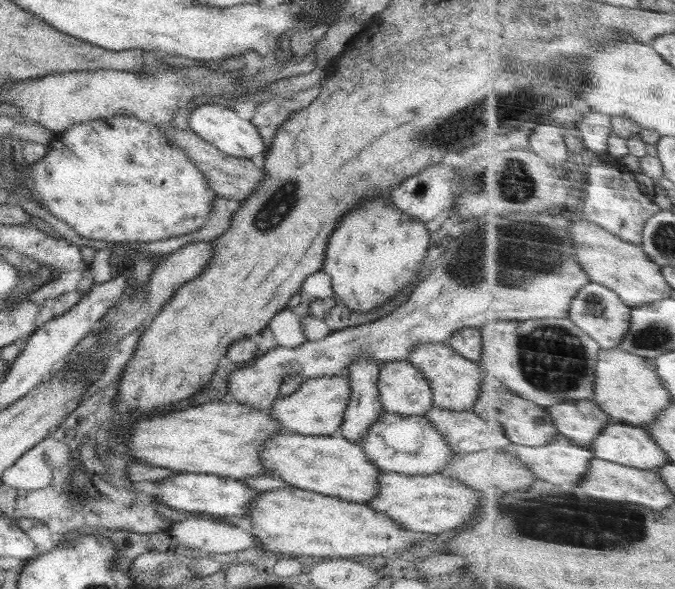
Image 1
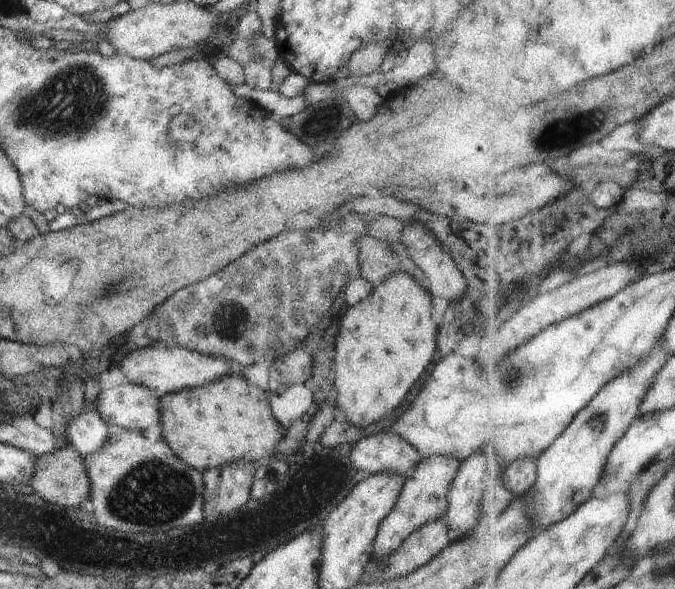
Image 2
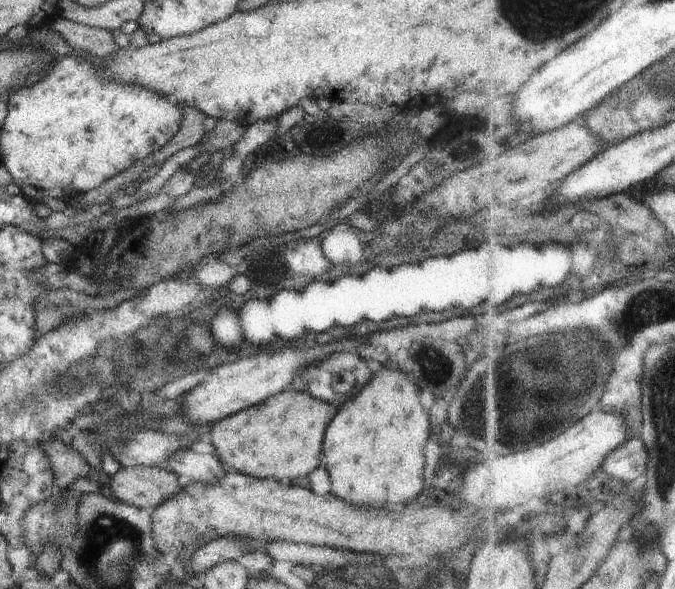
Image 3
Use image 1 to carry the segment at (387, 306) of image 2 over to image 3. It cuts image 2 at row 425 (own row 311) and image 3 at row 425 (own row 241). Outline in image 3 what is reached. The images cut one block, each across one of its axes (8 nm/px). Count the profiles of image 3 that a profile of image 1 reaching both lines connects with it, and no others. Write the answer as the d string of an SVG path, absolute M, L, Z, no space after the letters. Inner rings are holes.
M382 365L382 369L378 372L374 372L372 374L372 380L356 394L356 396L352 396L350 400L346 400L341 406L338 407L336 416L332 418L329 422L326 432L324 434L323 440L323 460L322 464L324 464L324 468L328 470L328 474L330 474L330 482L332 482L331 493L336 496L336 498L340 498L340 500L344 500L344 502L348 502L348 504L352 504L352 506L368 506L368 508L373 507L381 507L388 502L402 502L402 506L407 503L412 503L415 501L416 496L418 496L422 492L422 488L424 488L424 446L426 446L428 442L428 436L431 430L431 426L428 425L428 417L424 412L424 408L422 404L420 404L420 388L416 385L414 380L414 376L409 372L404 372L404 370L392 369L386 365Z

